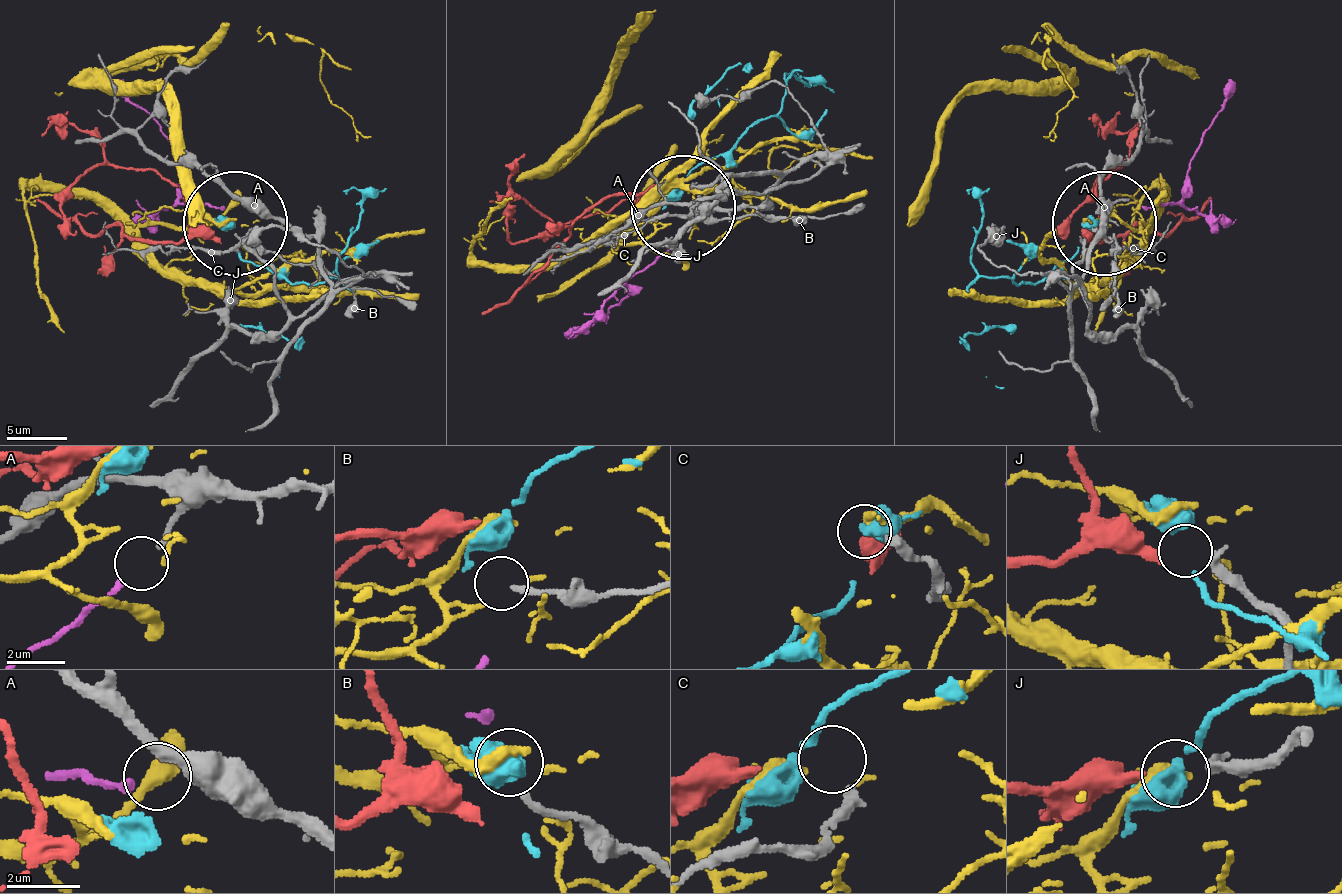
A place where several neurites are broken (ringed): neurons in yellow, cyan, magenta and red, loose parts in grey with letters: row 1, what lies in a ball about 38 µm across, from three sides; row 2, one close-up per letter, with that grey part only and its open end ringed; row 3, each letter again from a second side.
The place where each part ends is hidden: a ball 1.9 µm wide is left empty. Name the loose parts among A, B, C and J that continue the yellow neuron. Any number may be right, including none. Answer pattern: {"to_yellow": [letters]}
{"to_yellow": []}

